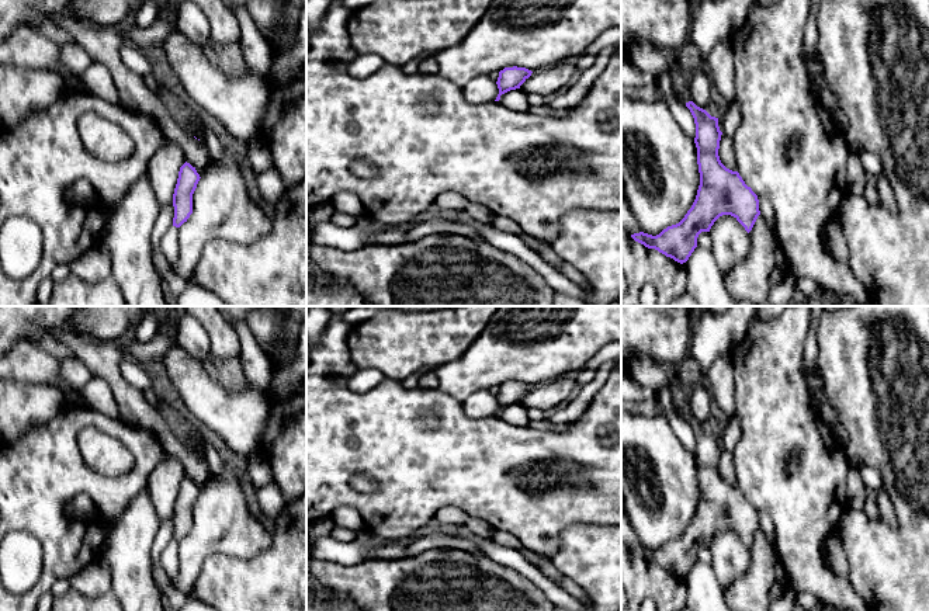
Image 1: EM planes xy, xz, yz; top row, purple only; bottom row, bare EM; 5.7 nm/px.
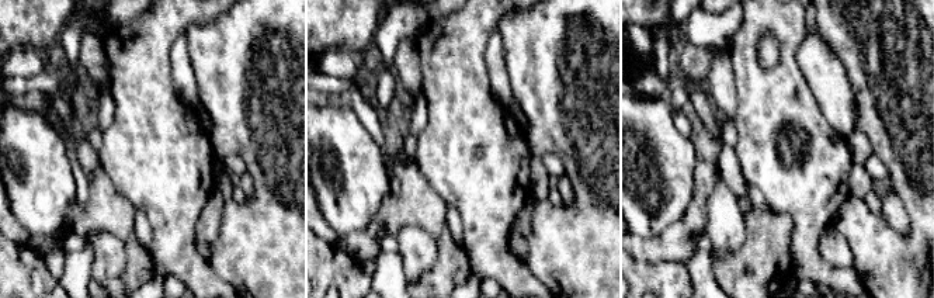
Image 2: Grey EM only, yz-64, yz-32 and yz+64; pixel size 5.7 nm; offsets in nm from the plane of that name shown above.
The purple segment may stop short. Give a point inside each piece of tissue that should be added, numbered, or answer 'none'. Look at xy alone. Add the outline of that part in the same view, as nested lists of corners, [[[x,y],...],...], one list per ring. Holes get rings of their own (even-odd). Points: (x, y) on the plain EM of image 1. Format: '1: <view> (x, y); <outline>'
none

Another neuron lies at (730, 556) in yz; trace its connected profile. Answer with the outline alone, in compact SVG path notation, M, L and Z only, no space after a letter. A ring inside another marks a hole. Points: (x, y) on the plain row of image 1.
M731 530L720 531L710 544L711 567L722 589L743 576L751 560L749 548Z

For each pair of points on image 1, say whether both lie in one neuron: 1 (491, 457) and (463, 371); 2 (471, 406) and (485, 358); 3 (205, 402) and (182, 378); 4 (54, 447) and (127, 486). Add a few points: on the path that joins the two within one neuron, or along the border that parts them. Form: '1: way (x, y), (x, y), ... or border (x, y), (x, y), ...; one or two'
1: border (439, 388), (461, 403); two
2: border (488, 388), (479, 388), (463, 403); two
3: way (200, 396), (187, 384); one
4: way (72, 465), (87, 481), (97, 486), (108, 486); one

